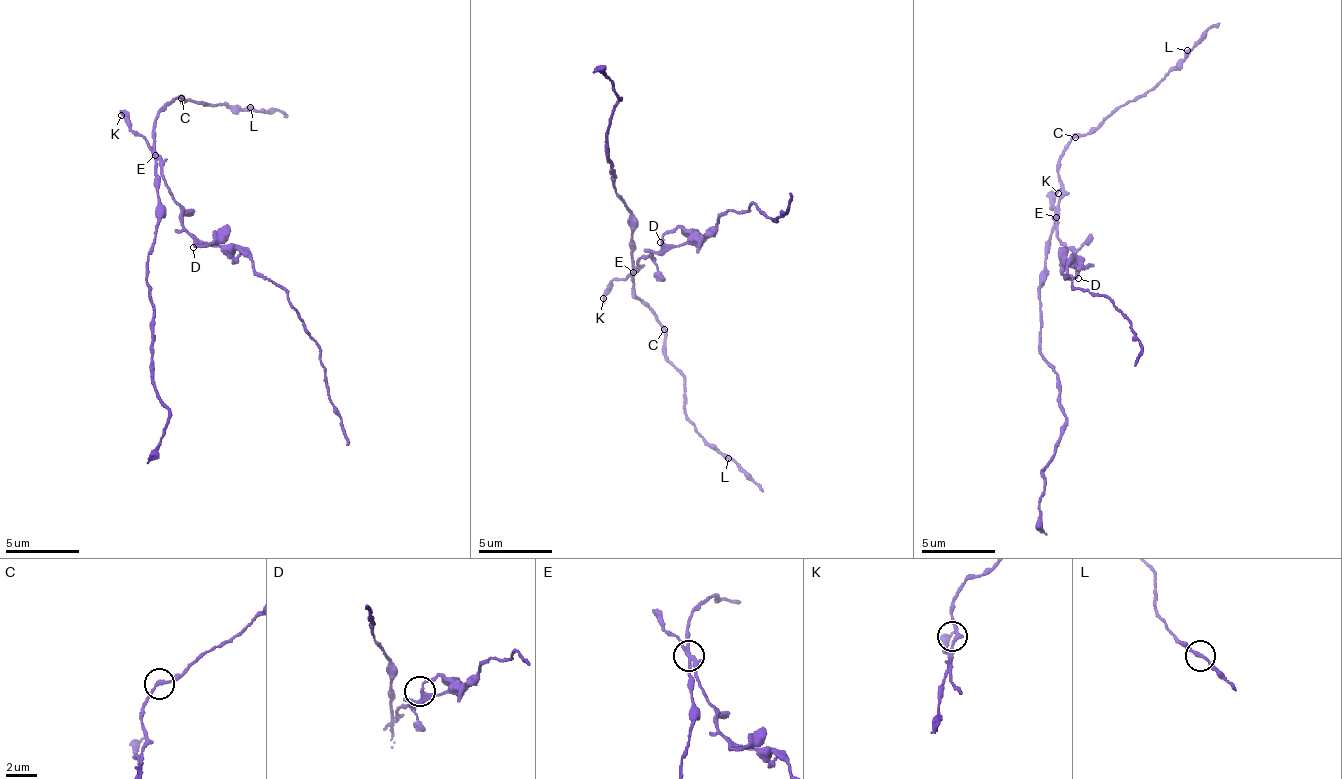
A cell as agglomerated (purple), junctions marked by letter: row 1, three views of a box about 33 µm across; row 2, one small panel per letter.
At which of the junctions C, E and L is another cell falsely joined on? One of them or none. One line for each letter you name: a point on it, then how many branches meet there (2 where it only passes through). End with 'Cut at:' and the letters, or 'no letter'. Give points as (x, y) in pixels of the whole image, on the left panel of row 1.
E: place (155, 155); branches 4
Cut at: E

